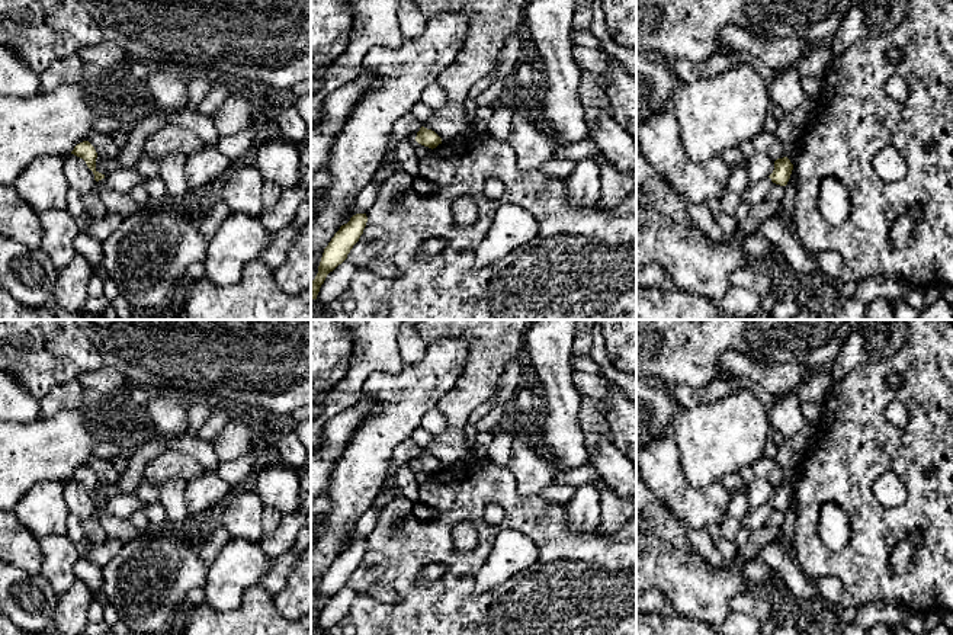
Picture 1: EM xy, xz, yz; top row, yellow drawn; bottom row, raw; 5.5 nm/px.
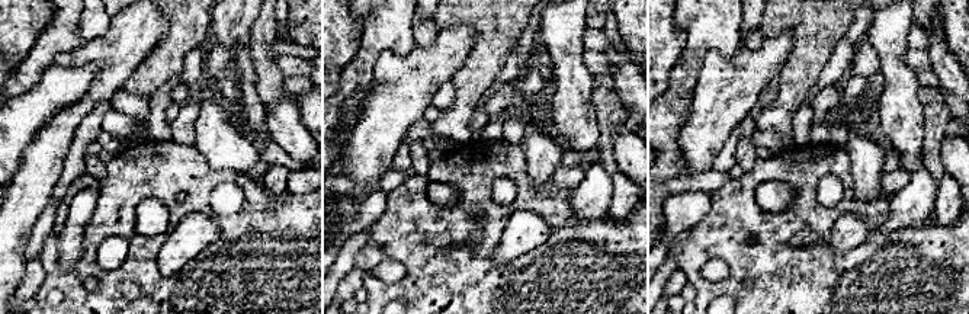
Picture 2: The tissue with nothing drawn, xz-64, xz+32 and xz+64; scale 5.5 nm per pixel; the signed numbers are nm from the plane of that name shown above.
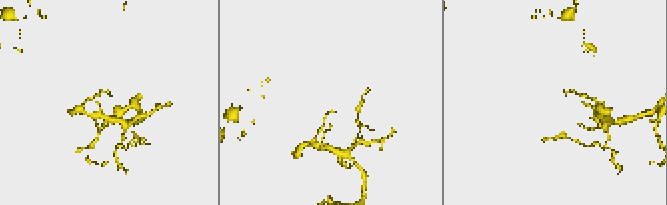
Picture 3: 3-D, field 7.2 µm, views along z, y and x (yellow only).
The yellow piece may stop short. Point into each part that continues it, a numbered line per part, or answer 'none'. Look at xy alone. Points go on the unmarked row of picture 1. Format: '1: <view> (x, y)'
none

